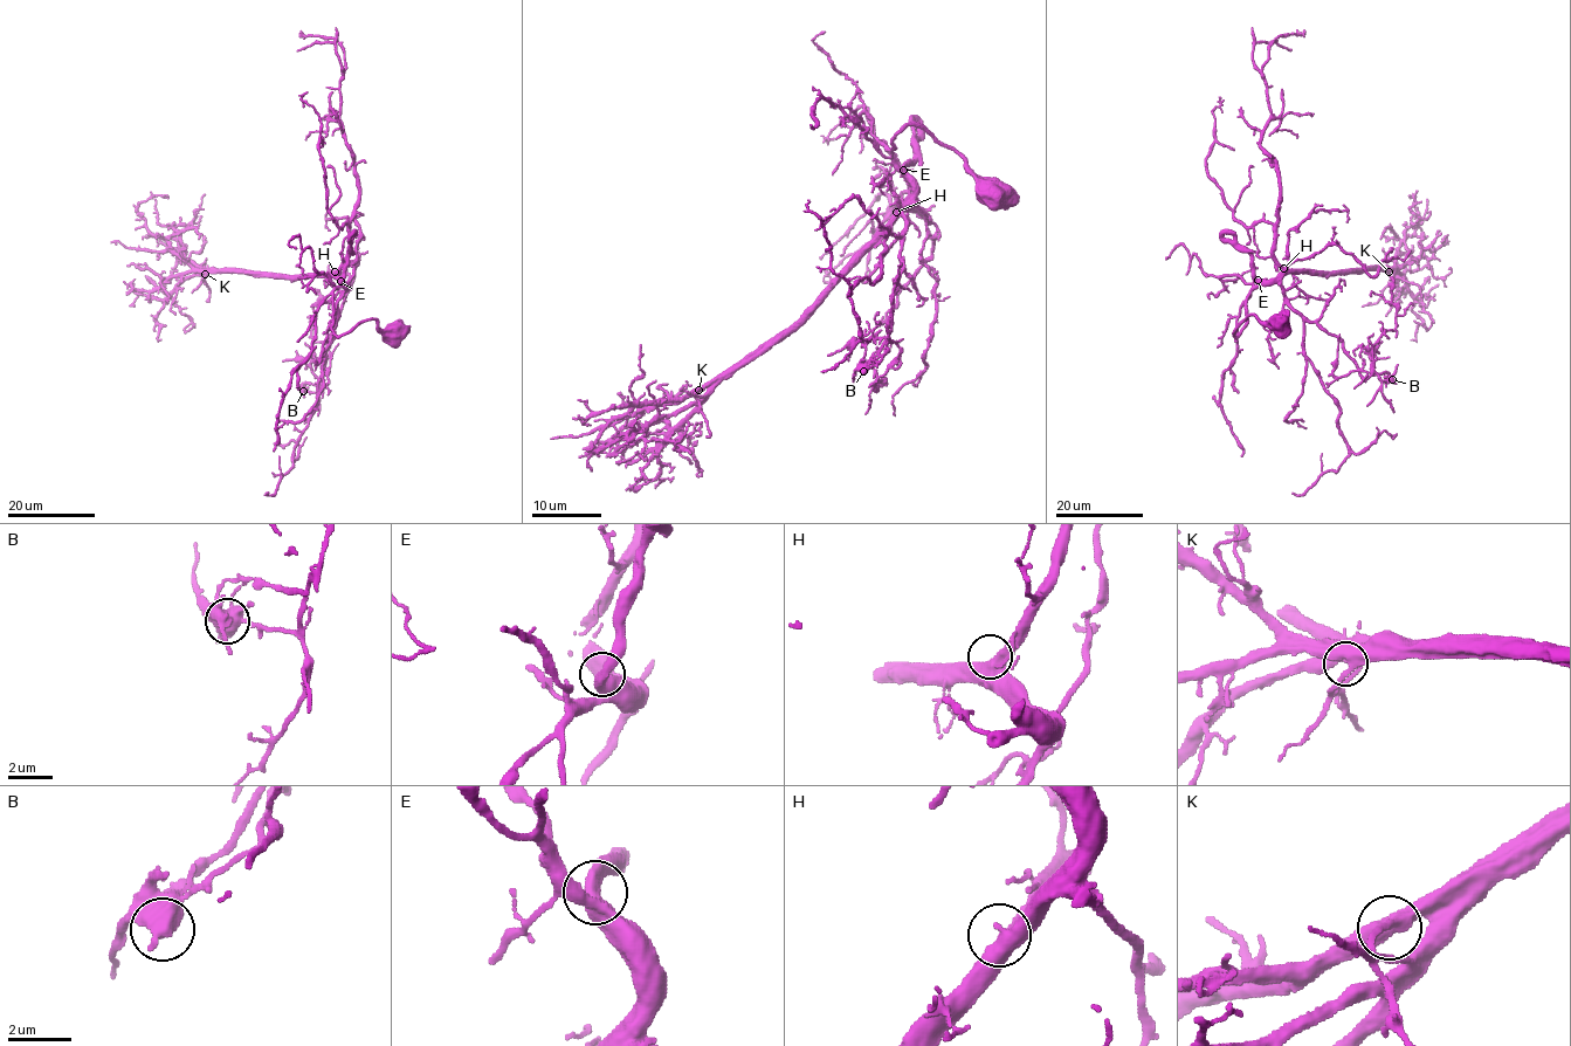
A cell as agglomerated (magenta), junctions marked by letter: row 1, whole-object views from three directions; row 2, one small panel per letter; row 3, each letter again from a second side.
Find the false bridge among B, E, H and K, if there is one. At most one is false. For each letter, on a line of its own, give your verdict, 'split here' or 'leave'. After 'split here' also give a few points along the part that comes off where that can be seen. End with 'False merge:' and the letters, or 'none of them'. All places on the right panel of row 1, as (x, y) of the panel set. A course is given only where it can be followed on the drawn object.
B: split here | (1393, 379), (1383, 382), (1373, 369), (1372, 345), (1394, 329), (1397, 309), (1382, 295), (1371, 296)
E: leave
H: leave
K: leave
False merge: B

